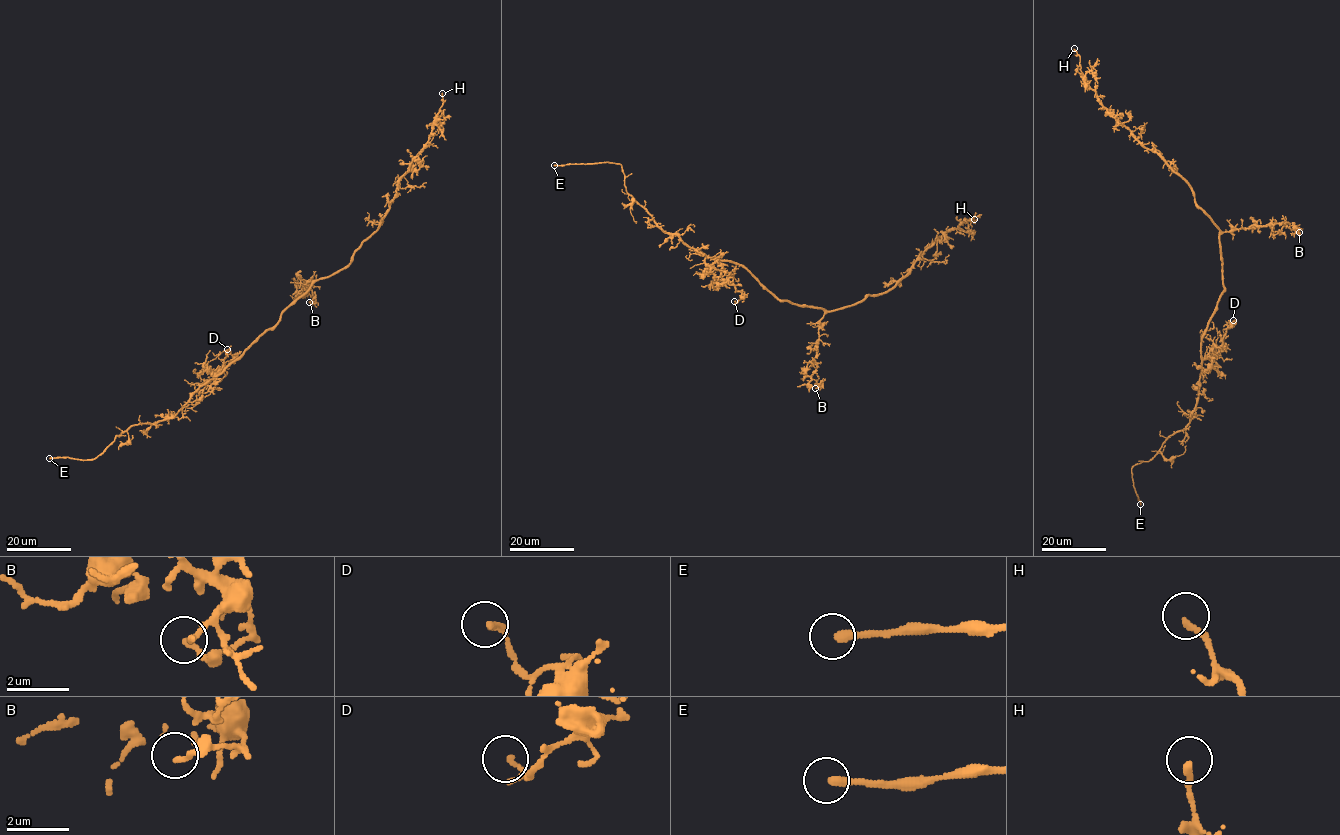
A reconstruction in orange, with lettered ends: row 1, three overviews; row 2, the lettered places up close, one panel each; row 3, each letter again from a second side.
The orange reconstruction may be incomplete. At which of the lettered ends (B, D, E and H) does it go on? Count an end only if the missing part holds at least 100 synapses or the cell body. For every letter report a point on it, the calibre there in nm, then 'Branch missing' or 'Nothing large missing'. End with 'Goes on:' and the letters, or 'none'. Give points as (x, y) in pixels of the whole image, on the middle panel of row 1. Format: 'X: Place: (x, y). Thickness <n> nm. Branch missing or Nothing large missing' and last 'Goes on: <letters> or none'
B: Place: (815, 388). Thickness 160 nm. Nothing large missing
D: Place: (734, 301). Thickness 160 nm. Nothing large missing
E: Place: (554, 165). Thickness 260 nm. Branch missing
H: Place: (974, 219). Thickness 190 nm. Nothing large missing
Goes on: E

